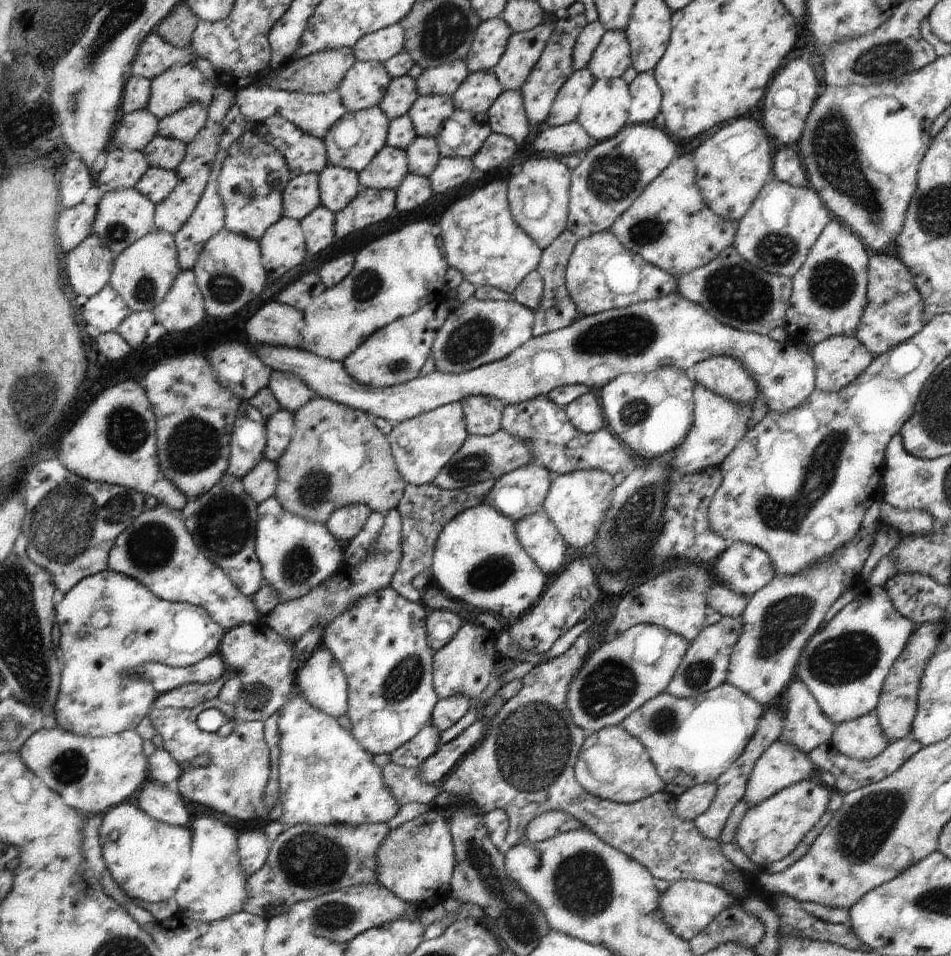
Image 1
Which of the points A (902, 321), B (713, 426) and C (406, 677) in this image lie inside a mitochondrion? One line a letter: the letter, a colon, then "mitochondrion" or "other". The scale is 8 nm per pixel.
A: mitochondrion
B: other
C: mitochondrion

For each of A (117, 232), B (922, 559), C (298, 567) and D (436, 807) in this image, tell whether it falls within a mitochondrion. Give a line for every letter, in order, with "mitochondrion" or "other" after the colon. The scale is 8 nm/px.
A: mitochondrion
B: other
C: mitochondrion
D: other

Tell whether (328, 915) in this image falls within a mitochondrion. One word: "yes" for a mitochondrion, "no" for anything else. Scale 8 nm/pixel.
yes

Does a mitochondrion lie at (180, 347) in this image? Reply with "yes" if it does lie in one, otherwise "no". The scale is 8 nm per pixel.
no

